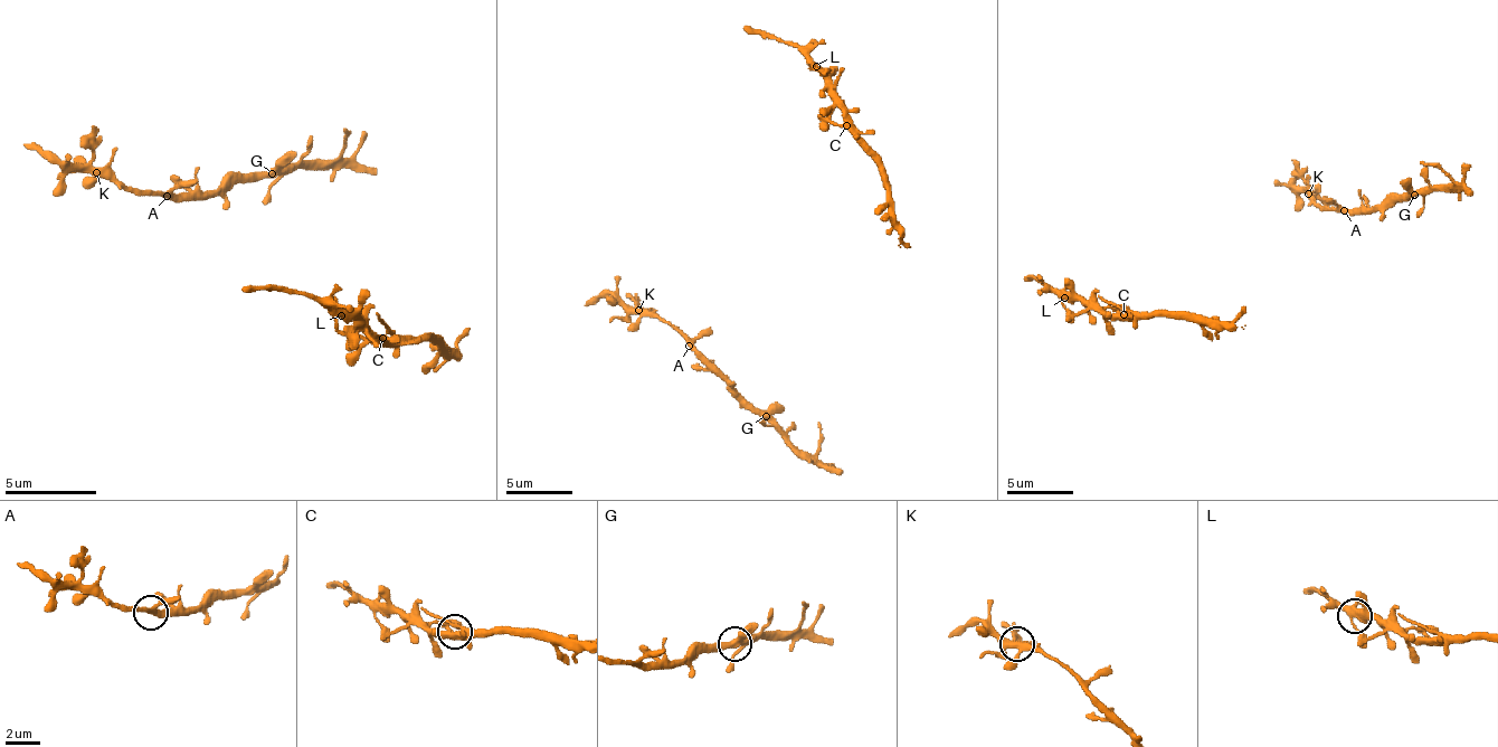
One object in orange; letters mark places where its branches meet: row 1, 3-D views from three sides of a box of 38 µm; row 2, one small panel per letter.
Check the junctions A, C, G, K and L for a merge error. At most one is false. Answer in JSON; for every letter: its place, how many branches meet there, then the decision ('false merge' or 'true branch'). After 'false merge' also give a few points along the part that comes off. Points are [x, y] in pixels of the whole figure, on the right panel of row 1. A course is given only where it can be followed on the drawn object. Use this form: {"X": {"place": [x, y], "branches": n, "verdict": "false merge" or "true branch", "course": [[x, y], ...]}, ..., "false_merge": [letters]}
{"A": {"place": [1344, 210], "branches": 3, "verdict": "true branch"}, "C": {"place": [1124, 314], "branches": 6, "verdict": "true branch"}, "G": {"place": [1414, 195], "branches": 4, "verdict": "true branch"}, "K": {"place": [1308, 194], "branches": 6, "verdict": "true branch"}, "L": {"place": [1064, 298], "branches": 3, "verdict": "true branch"}, "false_merge": []}

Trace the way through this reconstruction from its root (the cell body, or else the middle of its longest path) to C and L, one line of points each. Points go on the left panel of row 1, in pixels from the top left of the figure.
C: (428, 343), (442, 343), (437, 338), (382, 338)
L: (428, 343), (442, 343), (437, 338), (382, 338), (363, 320), (345, 320), (341, 315)

